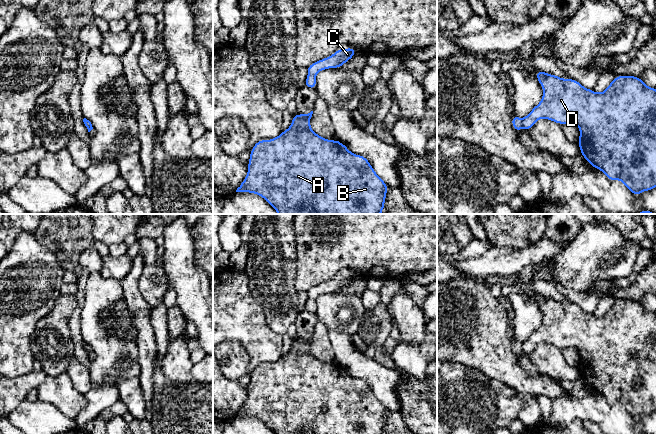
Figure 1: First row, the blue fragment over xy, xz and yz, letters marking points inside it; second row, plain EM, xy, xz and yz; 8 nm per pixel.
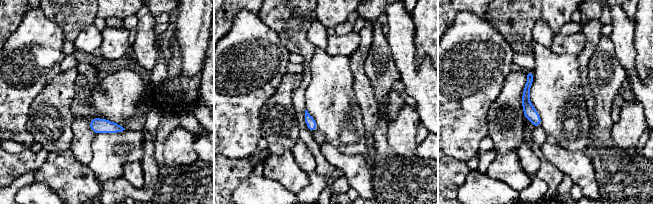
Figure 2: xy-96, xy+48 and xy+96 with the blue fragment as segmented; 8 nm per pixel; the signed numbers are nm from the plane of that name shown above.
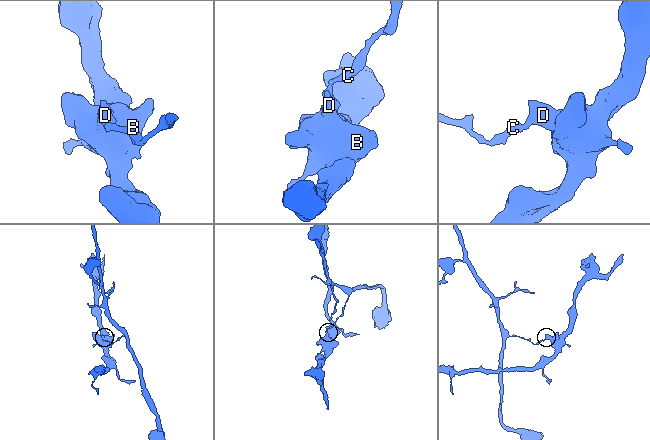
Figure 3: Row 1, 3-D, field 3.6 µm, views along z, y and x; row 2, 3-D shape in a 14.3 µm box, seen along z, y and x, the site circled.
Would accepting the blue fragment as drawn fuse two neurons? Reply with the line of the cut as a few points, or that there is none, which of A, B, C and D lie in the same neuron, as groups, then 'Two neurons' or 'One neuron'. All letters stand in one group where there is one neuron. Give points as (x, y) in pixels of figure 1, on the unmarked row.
Split along yz (521, 343), (523, 350). Groups: A B D / C. Two neurons

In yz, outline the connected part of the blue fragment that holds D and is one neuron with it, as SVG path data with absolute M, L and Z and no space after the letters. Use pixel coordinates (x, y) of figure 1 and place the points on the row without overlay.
M538 293L537 303L543 311L543 322L532 335L522 343L522 350L530 354L536 345L545 342L561 349L575 347L580 353L578 369L582 380L592 391L601 394L610 405L621 404L638 420L642 415L656 411L656 314L646 310L641 302L617 300L603 317L584 312L578 305L563 303Z

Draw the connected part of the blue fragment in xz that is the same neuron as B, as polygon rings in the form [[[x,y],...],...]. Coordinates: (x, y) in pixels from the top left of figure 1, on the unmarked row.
[[[312,338],[294,339],[291,350],[280,360],[254,369],[247,400],[236,416],[258,418],[276,434],[384,434],[388,410],[364,380],[351,377],[338,364],[330,365],[314,357],[310,352]]]

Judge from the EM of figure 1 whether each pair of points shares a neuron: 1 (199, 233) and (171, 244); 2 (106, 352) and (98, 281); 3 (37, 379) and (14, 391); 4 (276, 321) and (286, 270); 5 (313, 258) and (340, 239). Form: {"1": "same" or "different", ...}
{"1": "different", "2": "same", "3": "same", "4": "same", "5": "same"}

